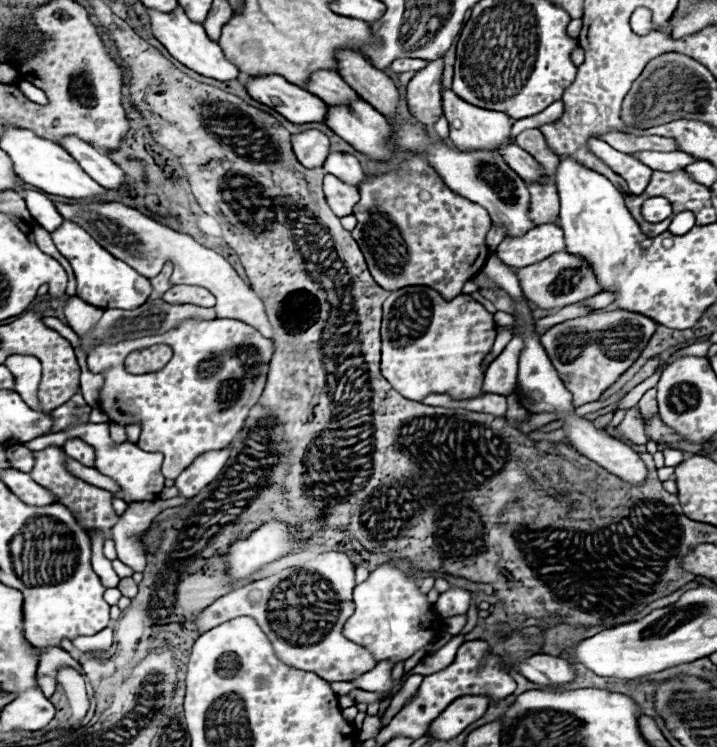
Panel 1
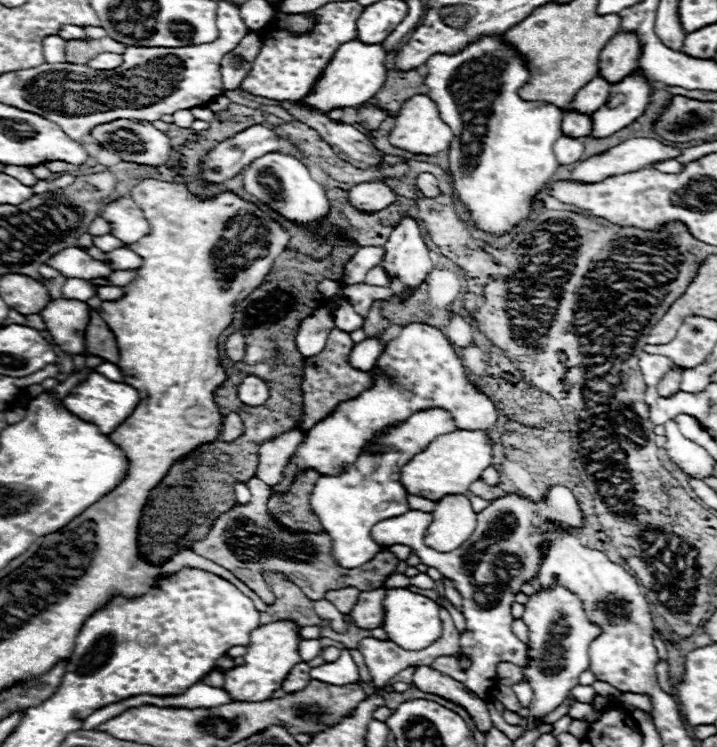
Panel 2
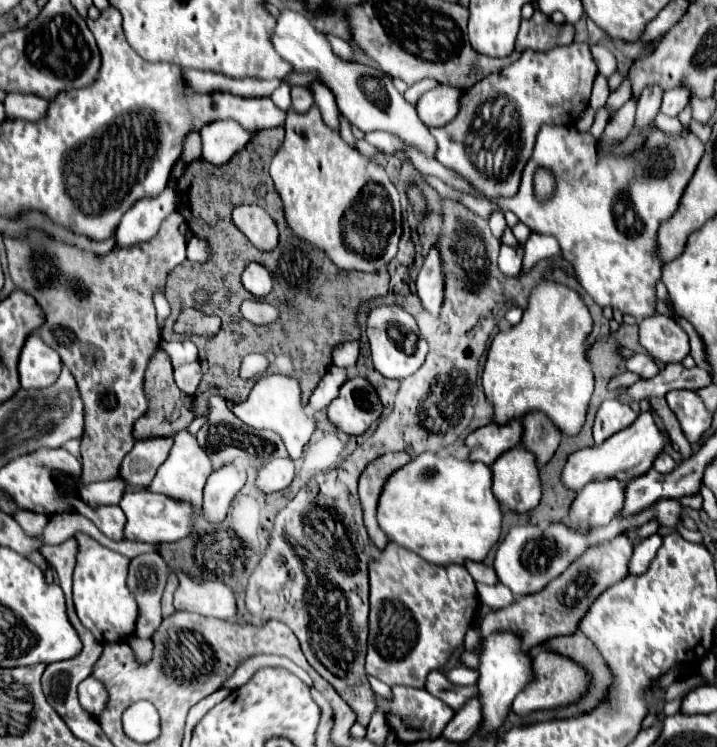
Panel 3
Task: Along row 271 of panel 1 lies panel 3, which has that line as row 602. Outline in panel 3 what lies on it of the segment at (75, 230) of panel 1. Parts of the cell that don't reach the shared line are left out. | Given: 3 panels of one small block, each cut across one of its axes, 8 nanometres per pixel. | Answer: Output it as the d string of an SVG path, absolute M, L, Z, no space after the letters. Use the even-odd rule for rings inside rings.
M76 534L78 540L78 556L76 568L73 572L72 595L74 608L80 622L90 630L98 628L100 632L114 630L118 638L124 638L134 630L136 622L136 602L126 586L128 566L130 560L108 548L100 546L86 534Z

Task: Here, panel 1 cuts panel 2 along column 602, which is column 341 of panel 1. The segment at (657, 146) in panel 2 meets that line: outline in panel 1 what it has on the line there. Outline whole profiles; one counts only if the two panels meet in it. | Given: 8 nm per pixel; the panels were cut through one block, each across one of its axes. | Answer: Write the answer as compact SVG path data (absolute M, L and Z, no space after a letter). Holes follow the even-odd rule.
M330 152L328 160L324 162L324 170L352 186L358 186L360 180L366 178L360 168L360 162L352 154L346 154L346 152Z

